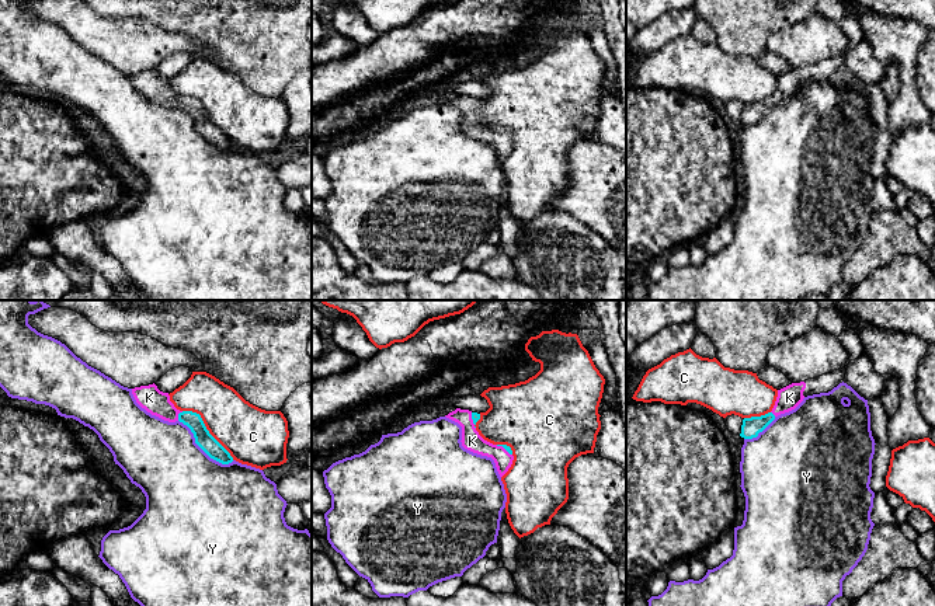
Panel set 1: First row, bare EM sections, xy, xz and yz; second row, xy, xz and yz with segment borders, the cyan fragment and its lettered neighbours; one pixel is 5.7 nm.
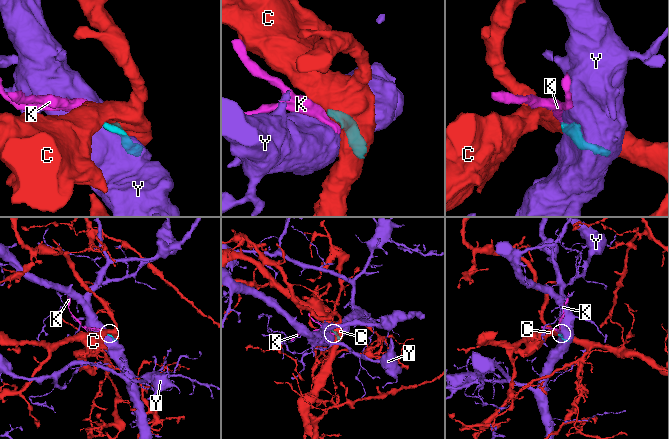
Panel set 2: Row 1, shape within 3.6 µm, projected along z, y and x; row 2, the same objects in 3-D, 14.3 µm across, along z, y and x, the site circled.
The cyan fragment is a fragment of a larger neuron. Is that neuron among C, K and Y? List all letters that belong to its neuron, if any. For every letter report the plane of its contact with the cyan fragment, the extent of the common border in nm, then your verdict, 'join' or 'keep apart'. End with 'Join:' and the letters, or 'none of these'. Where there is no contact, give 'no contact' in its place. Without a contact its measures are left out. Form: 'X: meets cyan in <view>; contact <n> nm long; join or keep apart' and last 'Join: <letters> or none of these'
C: meets cyan in xy; contact 400 nm long; keep apart
K: meets cyan in xy; contact 70 nm long; join
Y: meets cyan in xy; contact 400 nm long; keep apart
Join: K

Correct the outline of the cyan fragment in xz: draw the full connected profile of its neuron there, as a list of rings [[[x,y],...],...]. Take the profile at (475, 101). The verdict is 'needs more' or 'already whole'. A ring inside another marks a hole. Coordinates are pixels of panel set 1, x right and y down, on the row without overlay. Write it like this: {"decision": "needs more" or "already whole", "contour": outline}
{"decision": "needs more", "contour": [[[456,94],[445,102],[462,112],[460,128],[465,135],[491,143],[496,149],[500,163],[508,157],[514,146],[512,136],[507,130],[493,130],[479,121],[475,111],[480,105],[480,100]]]}

